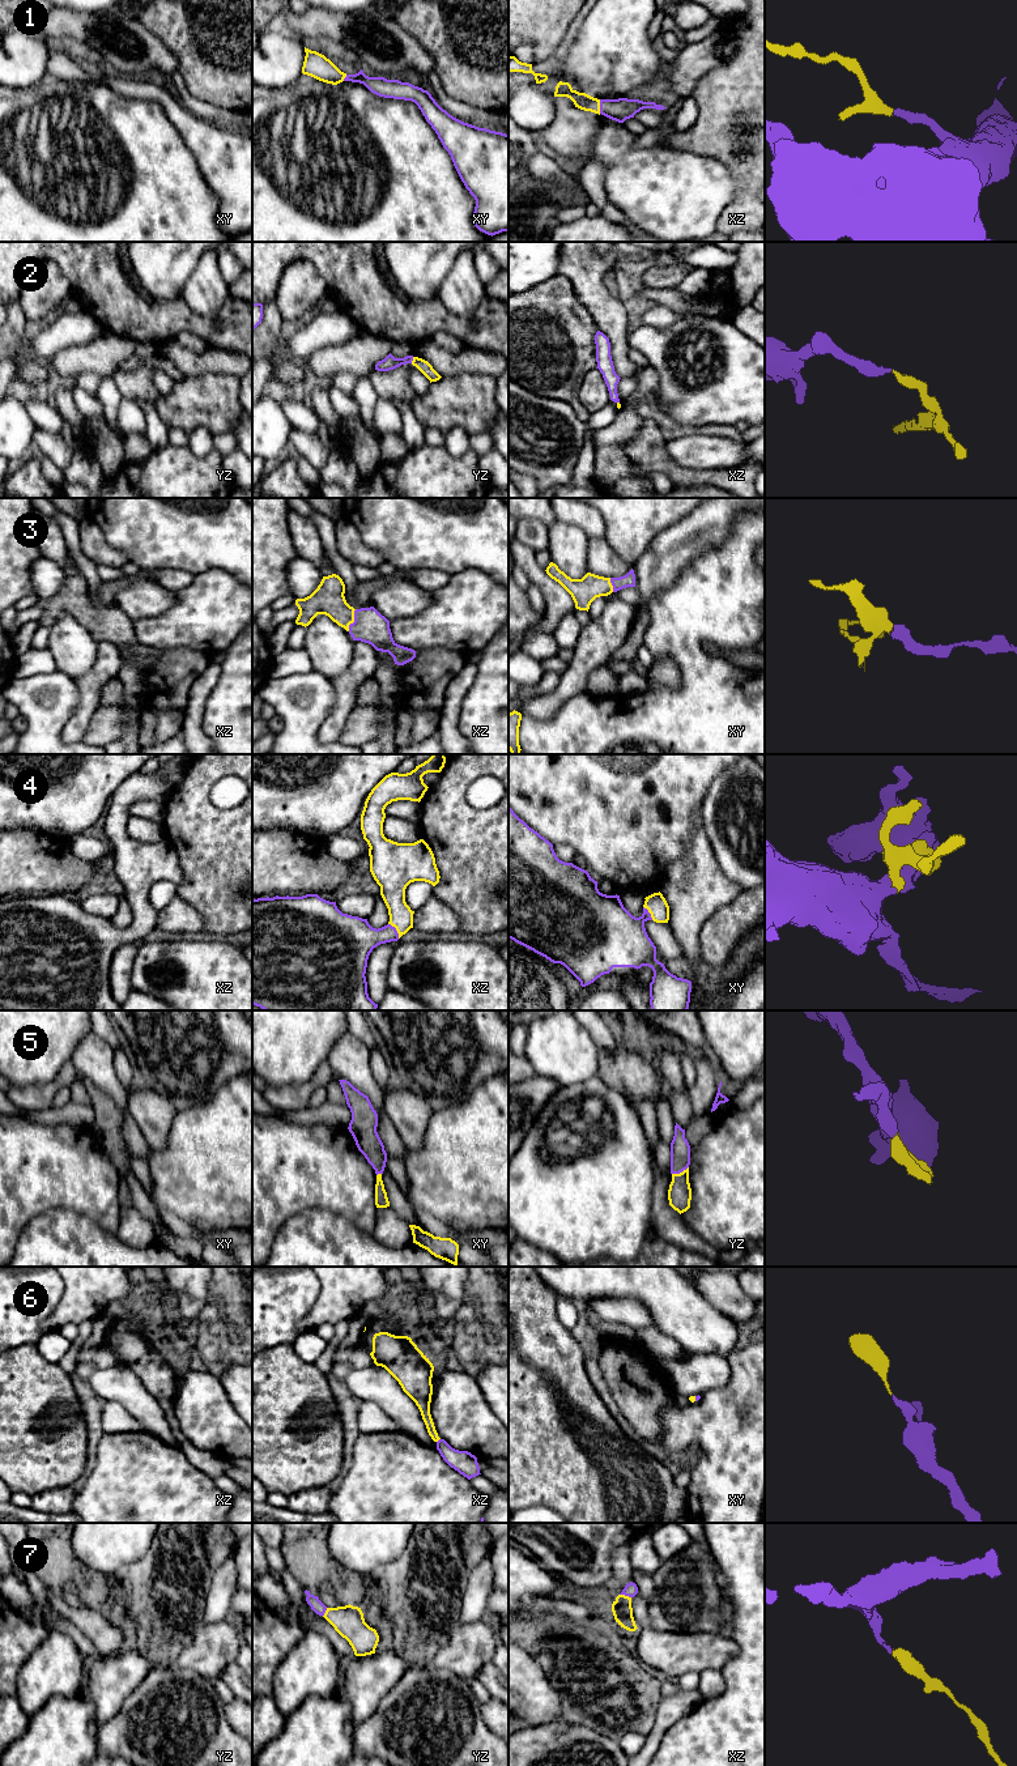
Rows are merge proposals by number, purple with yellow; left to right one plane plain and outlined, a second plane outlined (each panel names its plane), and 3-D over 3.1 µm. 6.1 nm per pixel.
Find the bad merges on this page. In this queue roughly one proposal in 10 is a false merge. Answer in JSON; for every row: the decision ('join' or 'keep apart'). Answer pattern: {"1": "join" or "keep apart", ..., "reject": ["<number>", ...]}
{"1": "join", "2": "join", "3": "join", "4": "join", "5": "join", "6": "join", "7": "join", "reject": []}

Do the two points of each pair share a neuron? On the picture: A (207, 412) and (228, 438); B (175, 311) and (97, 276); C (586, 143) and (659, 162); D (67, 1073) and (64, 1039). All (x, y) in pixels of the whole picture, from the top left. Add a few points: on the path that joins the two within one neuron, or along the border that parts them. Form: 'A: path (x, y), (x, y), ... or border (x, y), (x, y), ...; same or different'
A: border (229, 432), (222, 432), (215, 437); different
B: path (156, 311), (132, 311), (116, 296); same
C: path (604, 143), (626, 162), (641, 162); same
D: border (68, 1060), (52, 1080), (43, 1082); different

